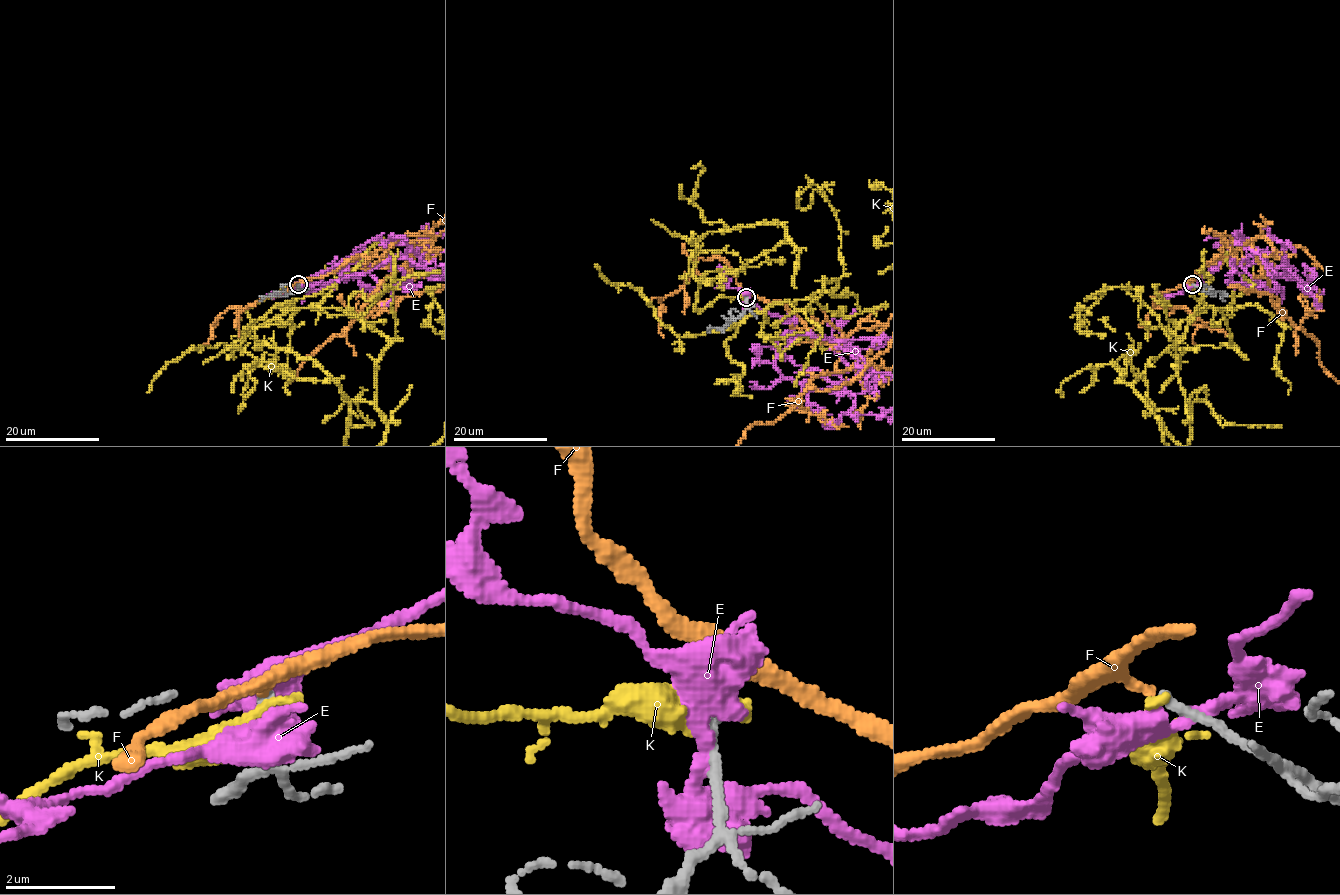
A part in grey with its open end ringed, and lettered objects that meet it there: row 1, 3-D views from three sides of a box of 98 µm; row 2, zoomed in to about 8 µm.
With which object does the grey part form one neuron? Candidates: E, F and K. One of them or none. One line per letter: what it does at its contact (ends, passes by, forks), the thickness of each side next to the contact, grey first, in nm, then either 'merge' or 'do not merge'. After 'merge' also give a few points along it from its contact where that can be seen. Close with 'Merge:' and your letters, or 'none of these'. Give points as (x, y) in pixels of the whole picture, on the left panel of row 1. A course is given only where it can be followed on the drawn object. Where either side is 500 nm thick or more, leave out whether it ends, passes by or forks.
E: it passes by; calibres 220 and 280 nm; do not merge
F: it ends; calibres 170 and 220 nm; merge
K: it ends; calibres 170 and 220 nm; do not merge
Merge: F

